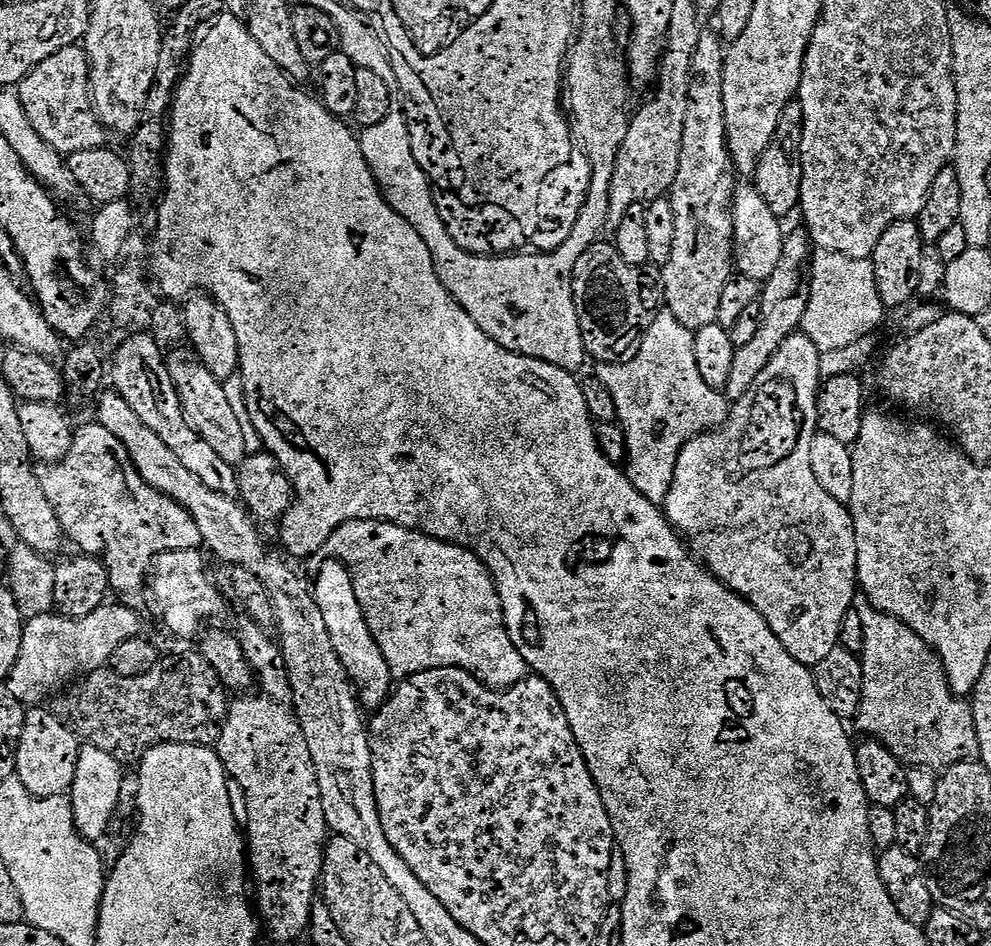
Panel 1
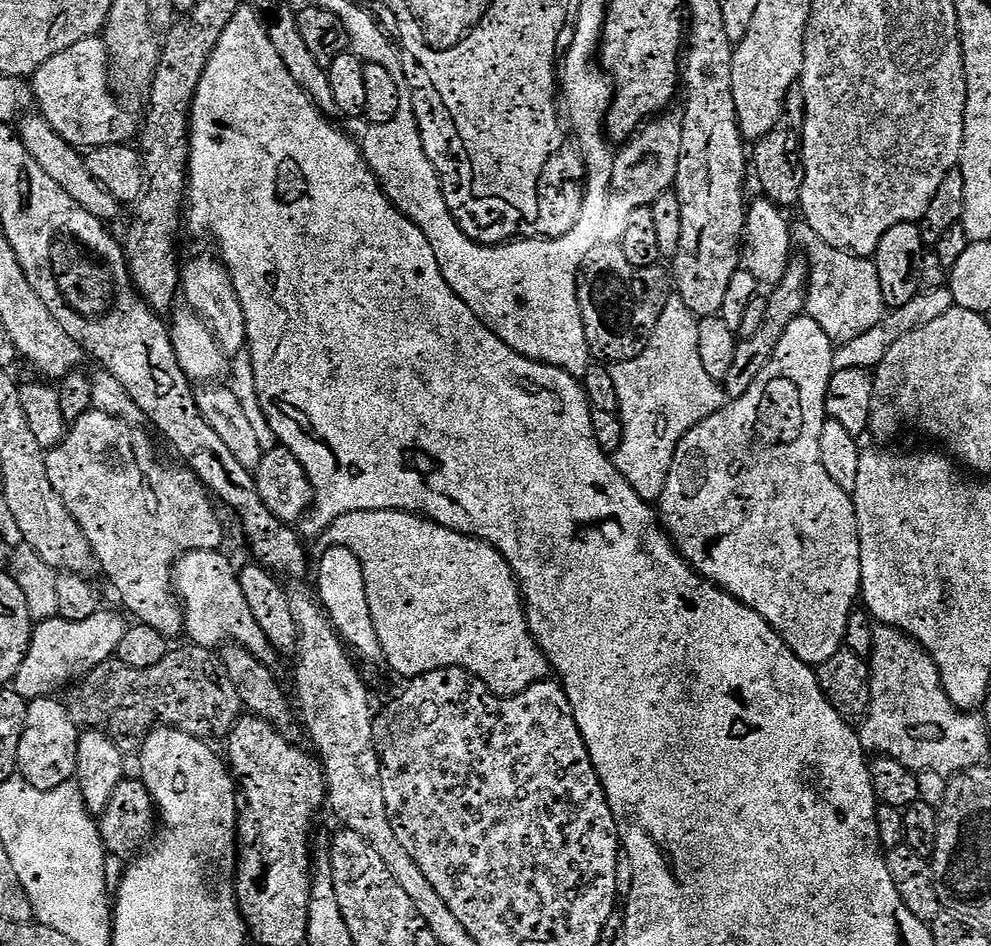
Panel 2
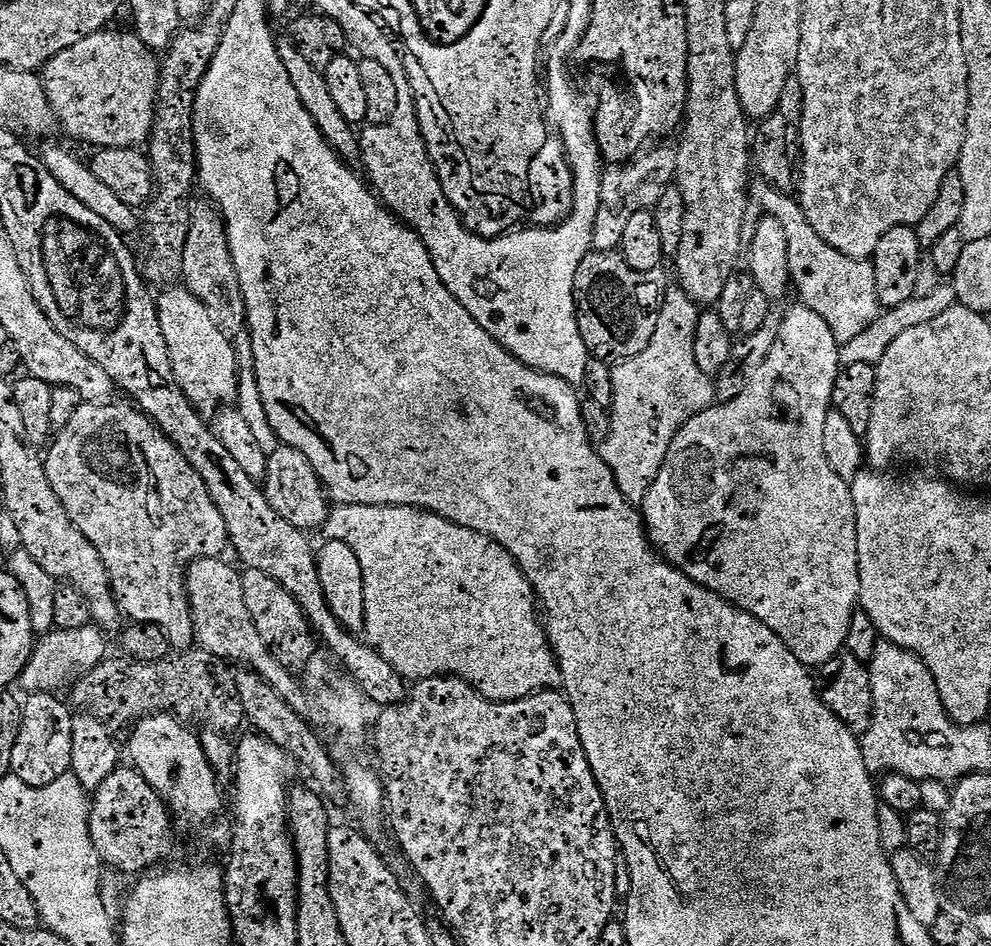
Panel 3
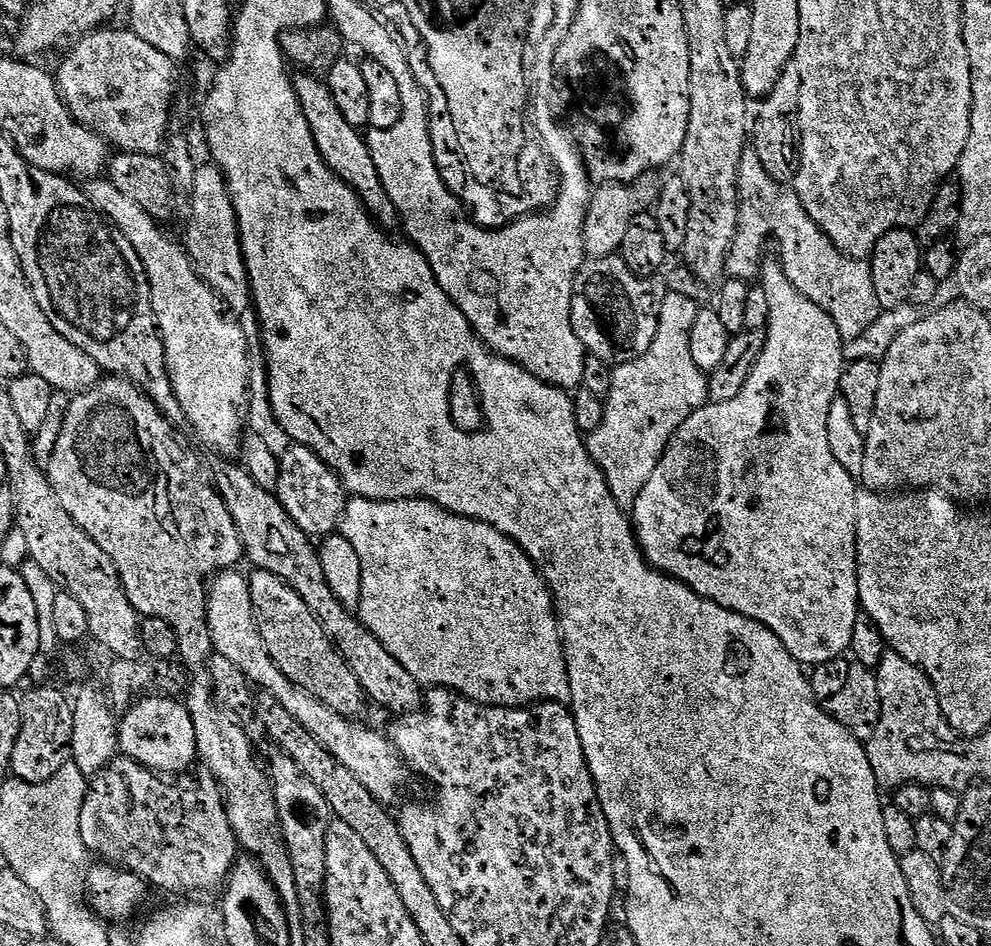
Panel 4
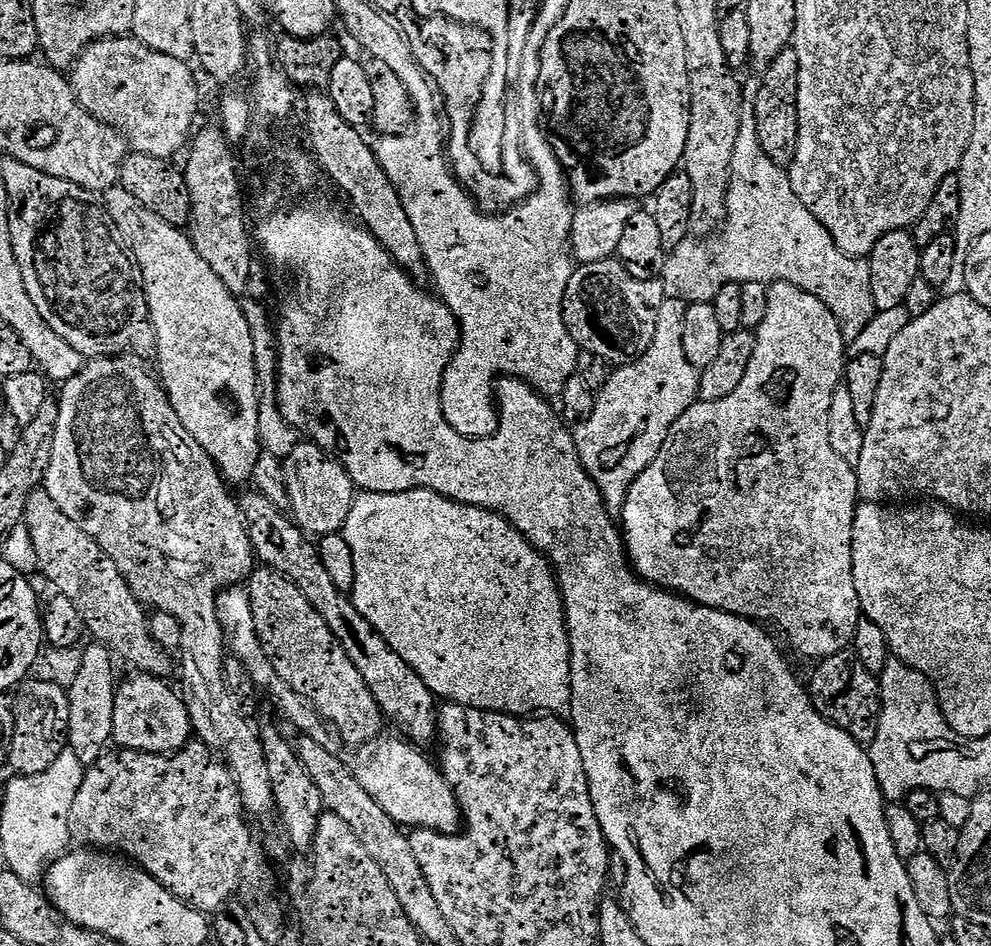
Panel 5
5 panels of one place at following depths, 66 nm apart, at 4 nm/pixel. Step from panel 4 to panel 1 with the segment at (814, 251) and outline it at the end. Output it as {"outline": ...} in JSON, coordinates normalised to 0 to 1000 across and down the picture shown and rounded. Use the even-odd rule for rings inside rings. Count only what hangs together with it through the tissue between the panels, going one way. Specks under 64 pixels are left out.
{"outline":[[[824,265],[819,272],[819,301],[817,302],[816,333],[813,347],[823,351],[827,342],[836,352],[831,359],[837,369],[850,368],[871,355],[879,355],[892,338],[894,327],[886,311],[886,298],[882,294],[879,275],[854,273],[854,268]],[[822,330],[831,330],[827,338]]]}

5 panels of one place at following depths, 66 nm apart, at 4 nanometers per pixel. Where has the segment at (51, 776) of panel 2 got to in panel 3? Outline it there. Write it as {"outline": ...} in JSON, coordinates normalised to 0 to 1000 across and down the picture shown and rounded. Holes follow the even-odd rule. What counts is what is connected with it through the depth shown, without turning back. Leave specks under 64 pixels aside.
{"outline":[[[37,732],[27,737],[22,744],[22,763],[18,772],[18,784],[14,784],[14,801],[11,819],[22,822],[26,831],[41,833],[50,831],[73,814],[75,753],[61,741],[60,735]]]}

